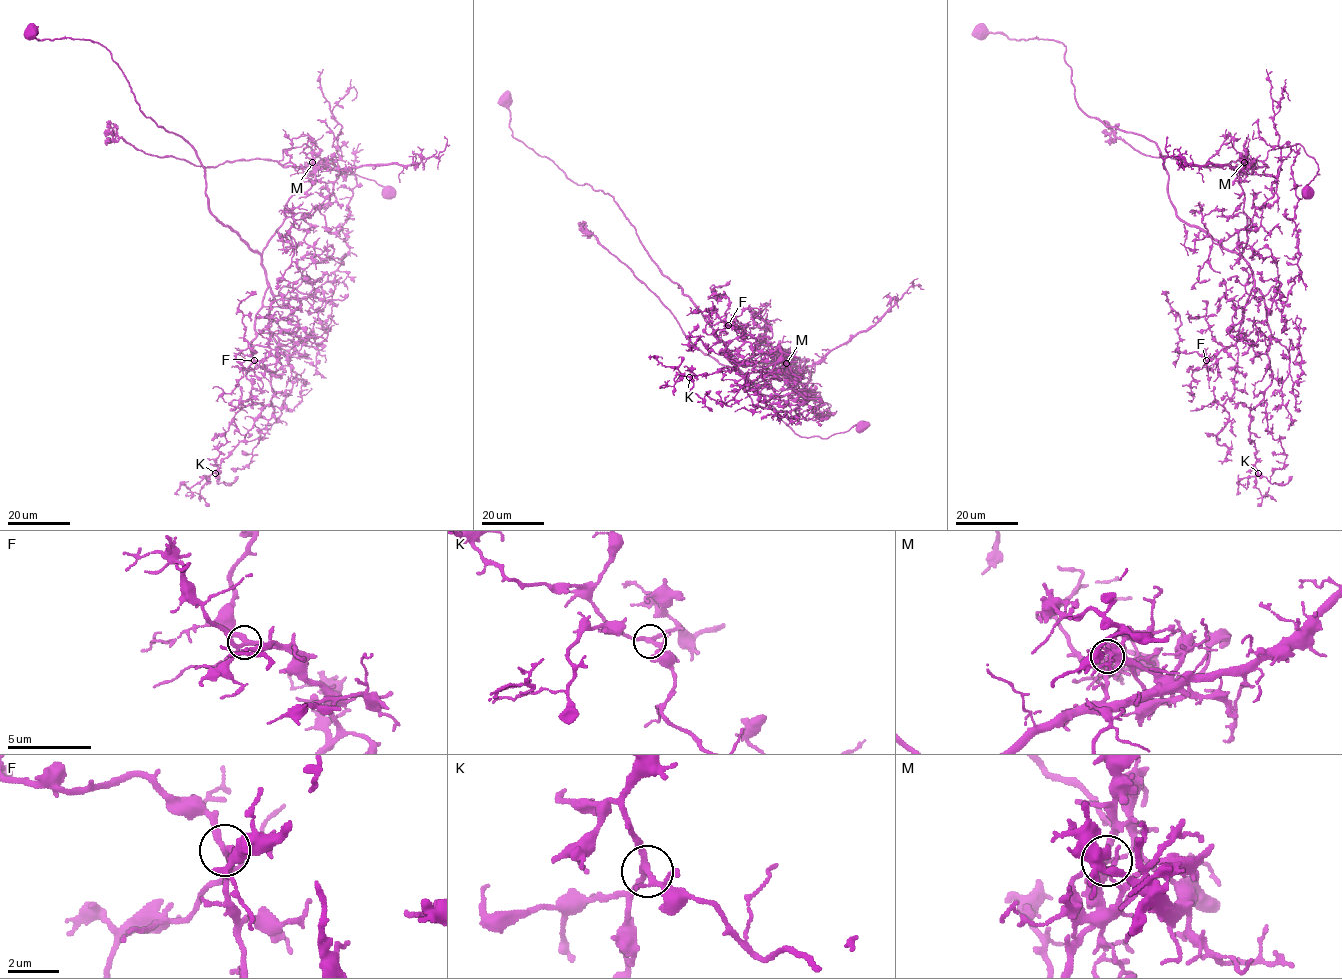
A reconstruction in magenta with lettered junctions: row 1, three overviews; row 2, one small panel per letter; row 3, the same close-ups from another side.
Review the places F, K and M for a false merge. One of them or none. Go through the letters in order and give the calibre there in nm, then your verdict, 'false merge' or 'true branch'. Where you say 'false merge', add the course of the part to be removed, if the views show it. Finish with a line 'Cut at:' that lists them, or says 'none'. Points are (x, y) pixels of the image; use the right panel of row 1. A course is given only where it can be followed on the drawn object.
F: 240 nm | true branch
K: 240 nm | true branch
M: 280 nm | false merge | (1244, 162), (1267, 166), (1251, 159), (1192, 166), (1167, 156), (1151, 157), (1117, 138), (1102, 121)
Cut at: M

